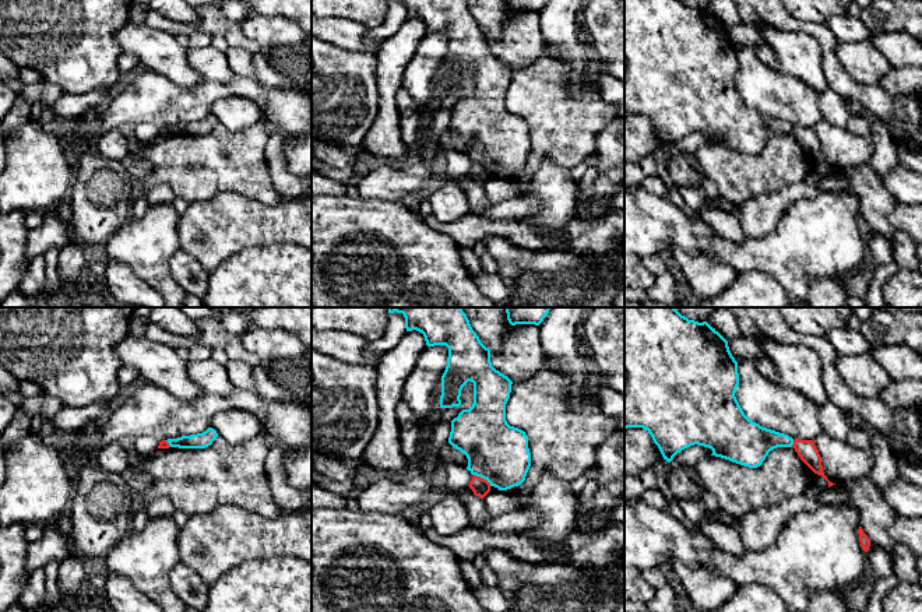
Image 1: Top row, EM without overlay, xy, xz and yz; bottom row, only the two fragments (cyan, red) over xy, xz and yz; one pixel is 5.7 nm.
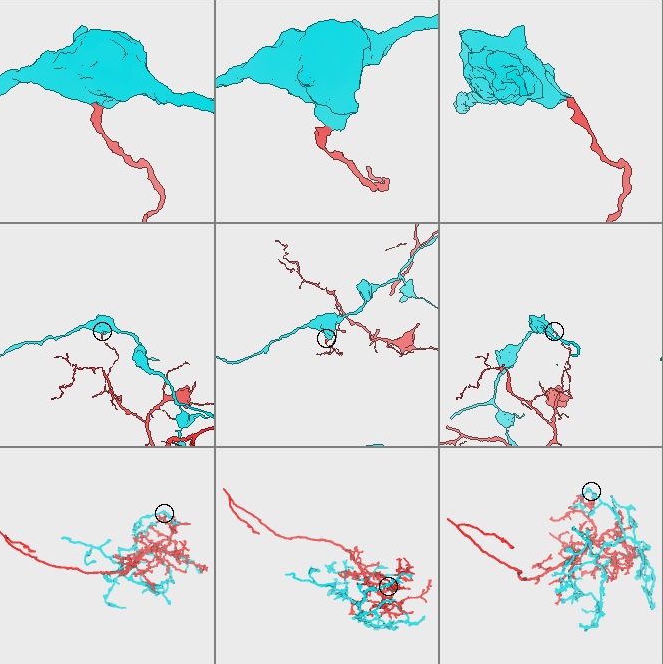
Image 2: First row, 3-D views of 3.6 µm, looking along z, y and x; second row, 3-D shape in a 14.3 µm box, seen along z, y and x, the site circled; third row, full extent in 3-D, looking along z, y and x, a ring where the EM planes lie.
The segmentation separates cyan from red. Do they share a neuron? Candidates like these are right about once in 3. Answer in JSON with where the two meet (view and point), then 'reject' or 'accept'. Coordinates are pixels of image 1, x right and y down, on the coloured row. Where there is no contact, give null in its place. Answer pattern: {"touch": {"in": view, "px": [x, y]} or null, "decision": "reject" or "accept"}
{"touch": {"in": "xz", "px": [482, 477]}, "decision": "reject"}

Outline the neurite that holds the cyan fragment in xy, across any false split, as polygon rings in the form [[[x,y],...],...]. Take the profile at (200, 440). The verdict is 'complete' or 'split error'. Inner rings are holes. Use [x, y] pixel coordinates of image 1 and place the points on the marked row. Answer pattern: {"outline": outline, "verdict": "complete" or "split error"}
{"outline": [[[208,428],[203,433],[190,435],[190,436],[182,436],[177,439],[168,439],[170,447],[179,447],[179,449],[205,449],[212,444],[212,442],[218,437],[218,433],[215,429]]], "verdict": "complete"}

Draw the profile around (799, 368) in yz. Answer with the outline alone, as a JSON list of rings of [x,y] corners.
[[[770,338],[761,345],[766,358],[777,369],[781,384],[803,394],[819,407],[830,402],[823,379],[823,362],[816,351]]]

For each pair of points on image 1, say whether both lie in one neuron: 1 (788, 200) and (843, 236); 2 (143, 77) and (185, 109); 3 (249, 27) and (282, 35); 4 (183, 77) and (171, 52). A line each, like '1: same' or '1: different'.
1: different
2: same
3: same
4: same

